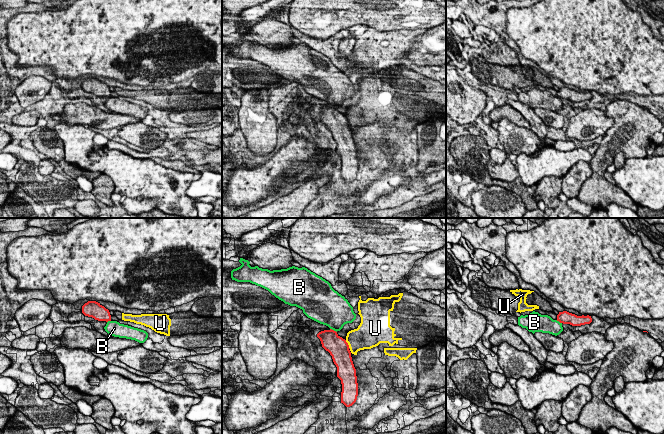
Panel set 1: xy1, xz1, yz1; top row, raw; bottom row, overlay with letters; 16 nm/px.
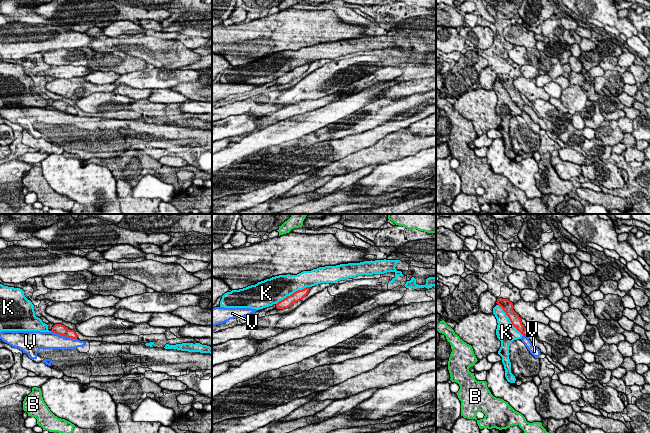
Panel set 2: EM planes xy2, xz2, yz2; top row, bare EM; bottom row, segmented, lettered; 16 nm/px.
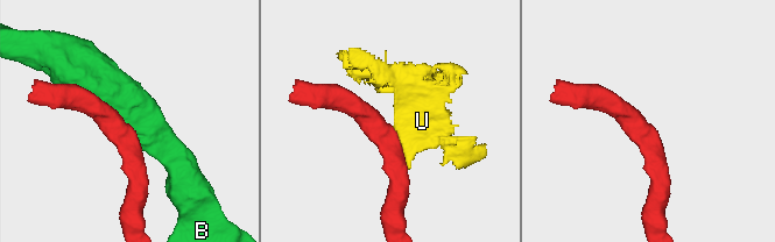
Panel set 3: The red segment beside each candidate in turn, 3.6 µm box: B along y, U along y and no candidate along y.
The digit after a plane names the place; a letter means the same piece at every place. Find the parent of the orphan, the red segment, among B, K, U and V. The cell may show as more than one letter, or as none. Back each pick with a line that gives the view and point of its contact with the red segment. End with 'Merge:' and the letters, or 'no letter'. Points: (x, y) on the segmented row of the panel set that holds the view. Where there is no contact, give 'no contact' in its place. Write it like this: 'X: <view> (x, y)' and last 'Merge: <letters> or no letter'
Merge: no letter

